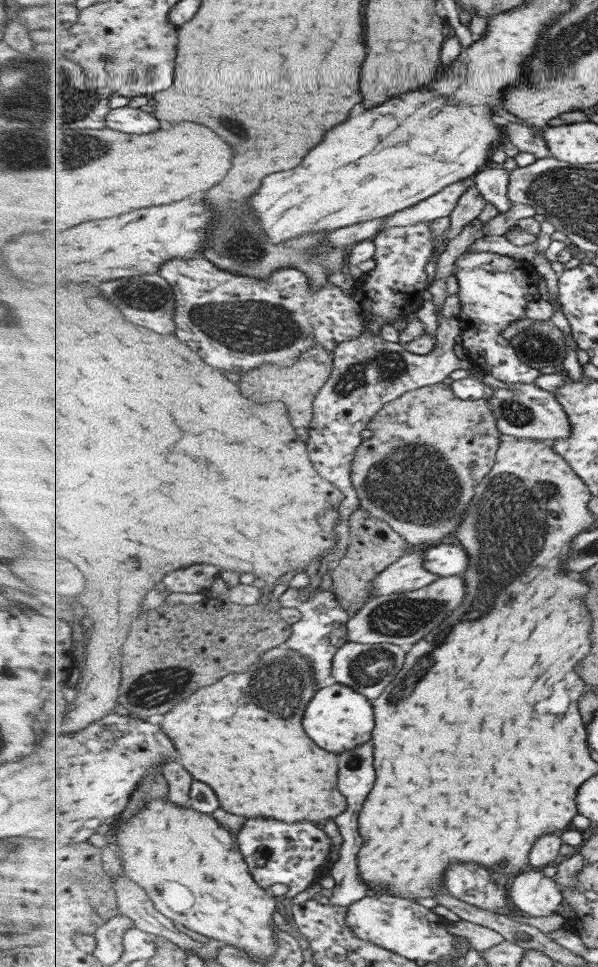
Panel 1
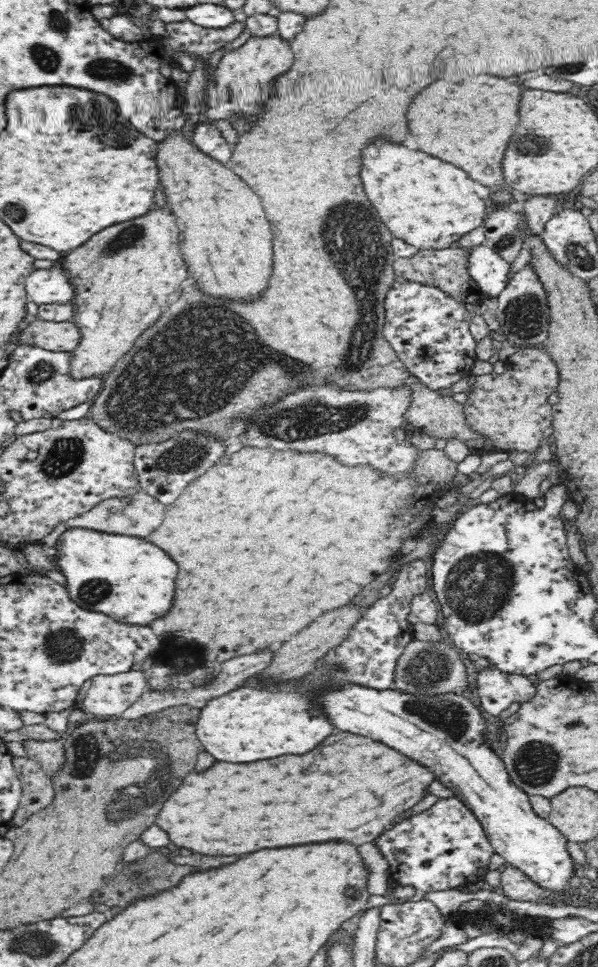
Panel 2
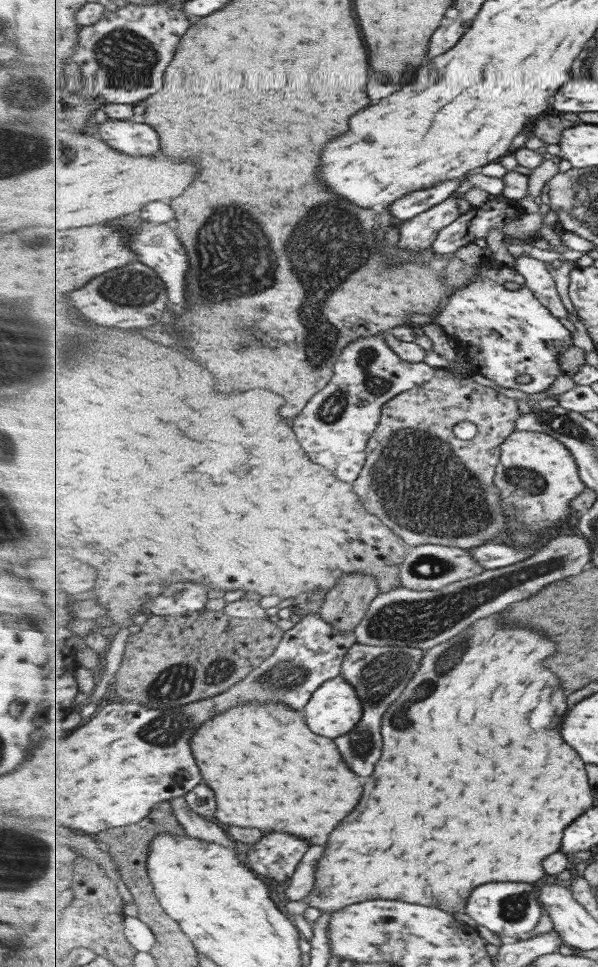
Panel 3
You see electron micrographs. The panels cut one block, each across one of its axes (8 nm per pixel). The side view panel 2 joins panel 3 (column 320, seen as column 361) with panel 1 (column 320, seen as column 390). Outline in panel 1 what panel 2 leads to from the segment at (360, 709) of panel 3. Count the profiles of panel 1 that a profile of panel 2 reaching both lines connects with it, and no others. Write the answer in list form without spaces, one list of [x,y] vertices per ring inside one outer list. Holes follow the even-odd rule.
[[[334,681],[317,691],[306,712],[305,730],[309,730],[309,736],[321,748],[335,754],[343,754],[346,750],[353,750],[370,742],[373,730],[376,728],[373,702],[360,691],[353,690],[353,687]]]

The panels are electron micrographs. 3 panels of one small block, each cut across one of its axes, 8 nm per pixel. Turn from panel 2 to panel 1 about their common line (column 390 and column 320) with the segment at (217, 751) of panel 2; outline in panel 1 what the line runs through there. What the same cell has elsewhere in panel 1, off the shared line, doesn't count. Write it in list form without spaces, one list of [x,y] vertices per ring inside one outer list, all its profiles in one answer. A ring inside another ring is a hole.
[[[290,588],[283,592],[283,594],[275,596],[280,607],[294,608],[302,614],[301,619],[292,625],[294,629],[293,634],[288,638],[285,644],[290,646],[293,650],[299,651],[310,660],[316,672],[318,685],[320,688],[323,688],[323,686],[333,682],[333,659],[337,651],[349,641],[348,622],[351,619],[351,614],[341,606],[341,603],[335,598],[332,589],[331,591],[326,590],[325,592],[319,592],[319,590],[314,589],[308,593],[311,599],[303,598],[301,591],[303,591],[303,589]]]

